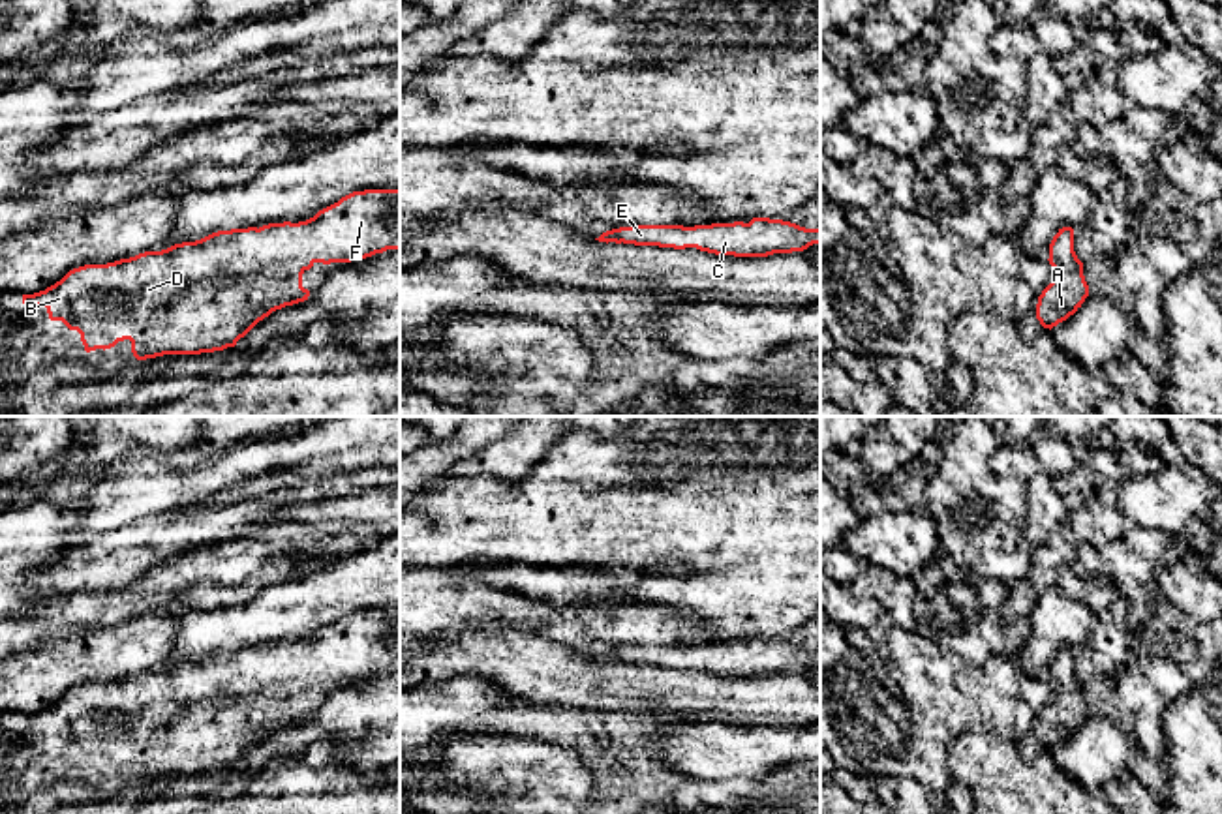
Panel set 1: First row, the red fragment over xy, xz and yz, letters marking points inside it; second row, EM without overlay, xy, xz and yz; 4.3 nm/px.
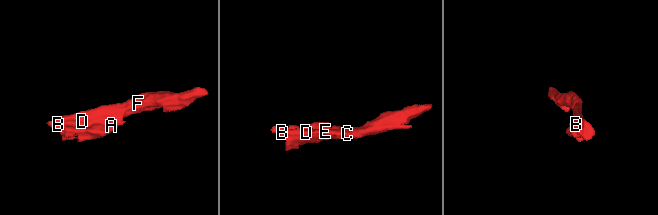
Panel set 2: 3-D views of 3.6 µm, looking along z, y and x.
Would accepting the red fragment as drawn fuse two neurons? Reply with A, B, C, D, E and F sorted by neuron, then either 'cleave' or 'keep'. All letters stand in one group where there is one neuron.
A B C D E F | keep

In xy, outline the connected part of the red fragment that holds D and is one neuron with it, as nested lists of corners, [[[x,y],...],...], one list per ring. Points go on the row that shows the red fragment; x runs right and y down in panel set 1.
[[[364,189],[306,221],[218,231],[161,251],[73,268],[45,291],[23,294],[23,304],[43,306],[51,321],[77,330],[86,353],[124,339],[137,360],[214,353],[235,347],[272,311],[308,300],[302,274],[315,263],[351,263],[387,249],[400,249],[400,189]]]

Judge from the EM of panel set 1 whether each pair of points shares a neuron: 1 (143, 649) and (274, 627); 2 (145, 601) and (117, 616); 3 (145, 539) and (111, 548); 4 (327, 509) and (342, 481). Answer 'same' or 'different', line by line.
1: different
2: same
3: same
4: different

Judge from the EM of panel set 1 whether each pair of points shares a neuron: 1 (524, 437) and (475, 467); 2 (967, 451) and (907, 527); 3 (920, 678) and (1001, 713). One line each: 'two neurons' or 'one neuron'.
1: one neuron
2: two neurons
3: one neuron

